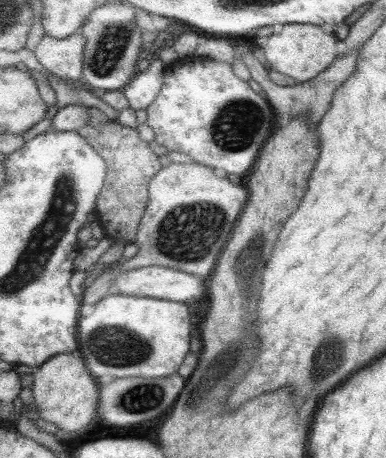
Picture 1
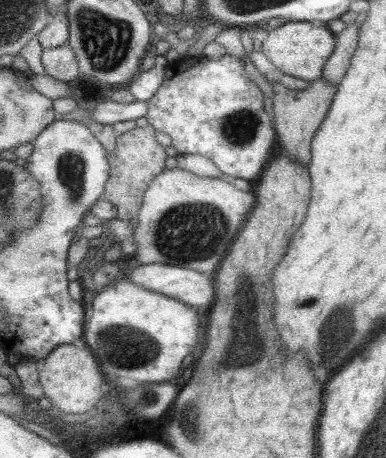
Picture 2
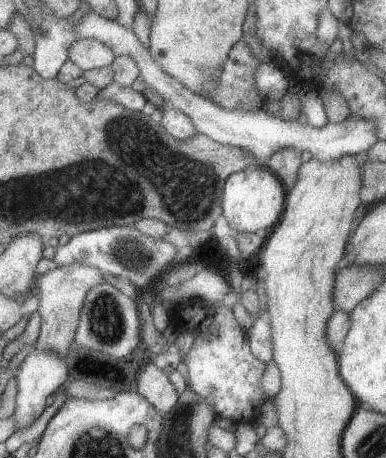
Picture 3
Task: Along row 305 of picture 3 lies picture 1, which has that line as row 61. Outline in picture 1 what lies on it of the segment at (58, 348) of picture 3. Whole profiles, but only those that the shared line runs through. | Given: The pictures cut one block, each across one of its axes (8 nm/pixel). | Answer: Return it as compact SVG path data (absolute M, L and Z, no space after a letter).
M75 32L73 36L67 36L63 40L43 34L43 40L33 52L39 64L53 76L73 82L83 76L83 48L85 38L81 36L81 32Z

